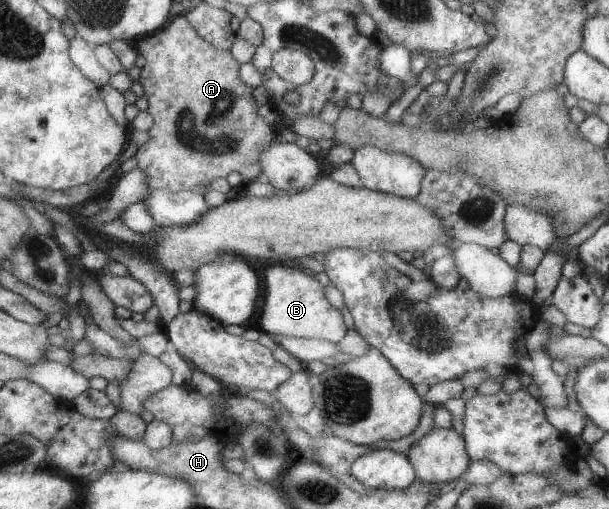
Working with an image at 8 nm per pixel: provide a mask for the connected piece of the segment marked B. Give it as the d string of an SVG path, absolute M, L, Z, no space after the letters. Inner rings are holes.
M272 264L264 276L264 301L258 326L271 337L322 338L328 342L340 342L346 334L340 311L328 303L323 286L313 277L296 268Z

